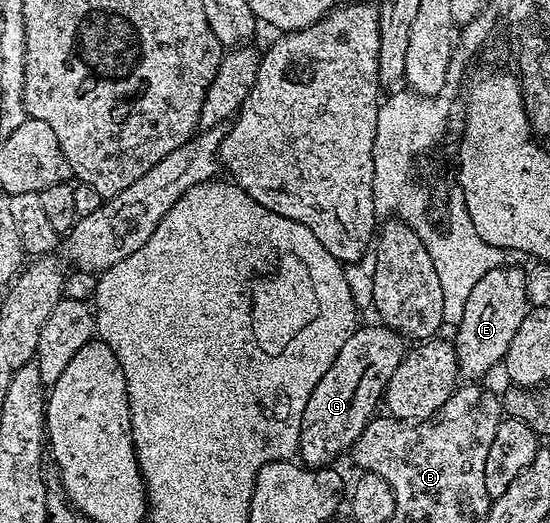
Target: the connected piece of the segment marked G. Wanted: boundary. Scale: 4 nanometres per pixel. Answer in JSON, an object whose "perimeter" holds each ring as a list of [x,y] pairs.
{"perimeter":[[[381,322],[358,326],[348,342],[328,367],[308,406],[304,406],[304,418],[300,422],[298,456],[303,465],[324,468],[335,463],[338,455],[349,453],[356,438],[368,421],[374,419],[384,400],[384,393],[396,366],[406,357],[408,341],[405,336],[393,332]]]}

